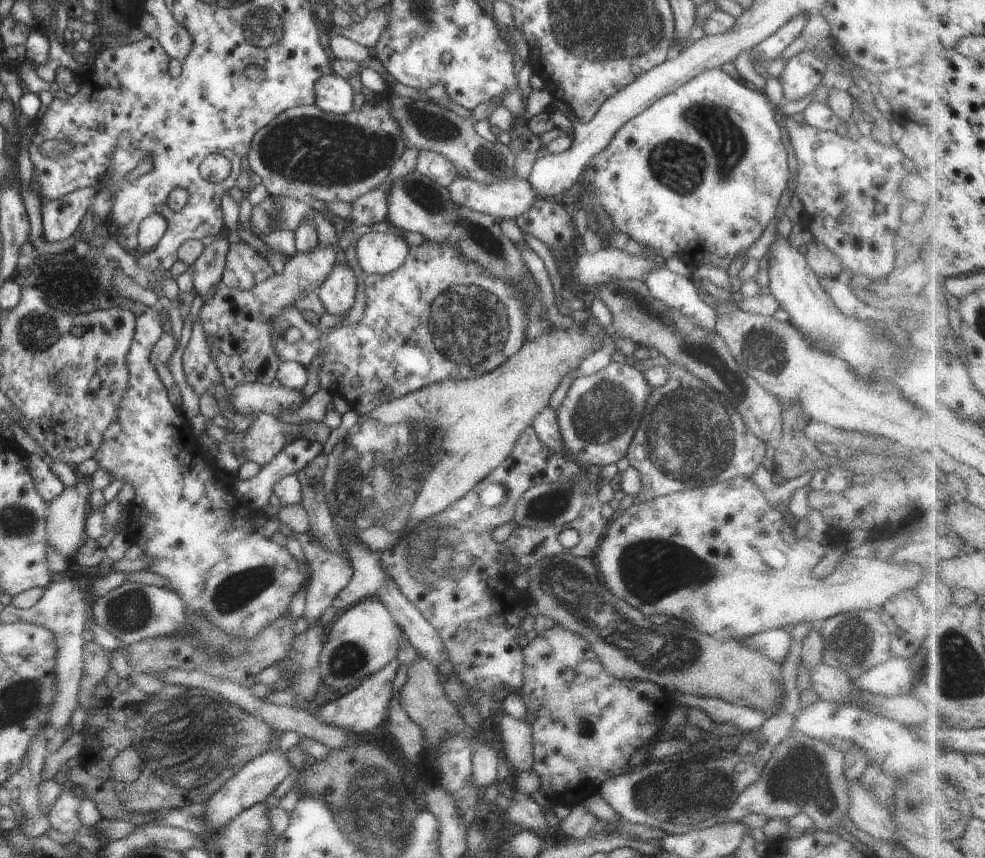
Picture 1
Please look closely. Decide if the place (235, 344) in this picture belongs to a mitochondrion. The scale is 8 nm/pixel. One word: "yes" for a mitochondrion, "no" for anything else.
no

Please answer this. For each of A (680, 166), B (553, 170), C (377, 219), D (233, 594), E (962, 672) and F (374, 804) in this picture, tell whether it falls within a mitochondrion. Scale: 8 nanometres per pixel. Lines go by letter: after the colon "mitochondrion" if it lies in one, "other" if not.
A: mitochondrion
B: other
C: other
D: mitochondrion
E: mitochondrion
F: mitochondrion

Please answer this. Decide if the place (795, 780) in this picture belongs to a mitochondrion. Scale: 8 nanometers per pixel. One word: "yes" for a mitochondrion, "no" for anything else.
yes

